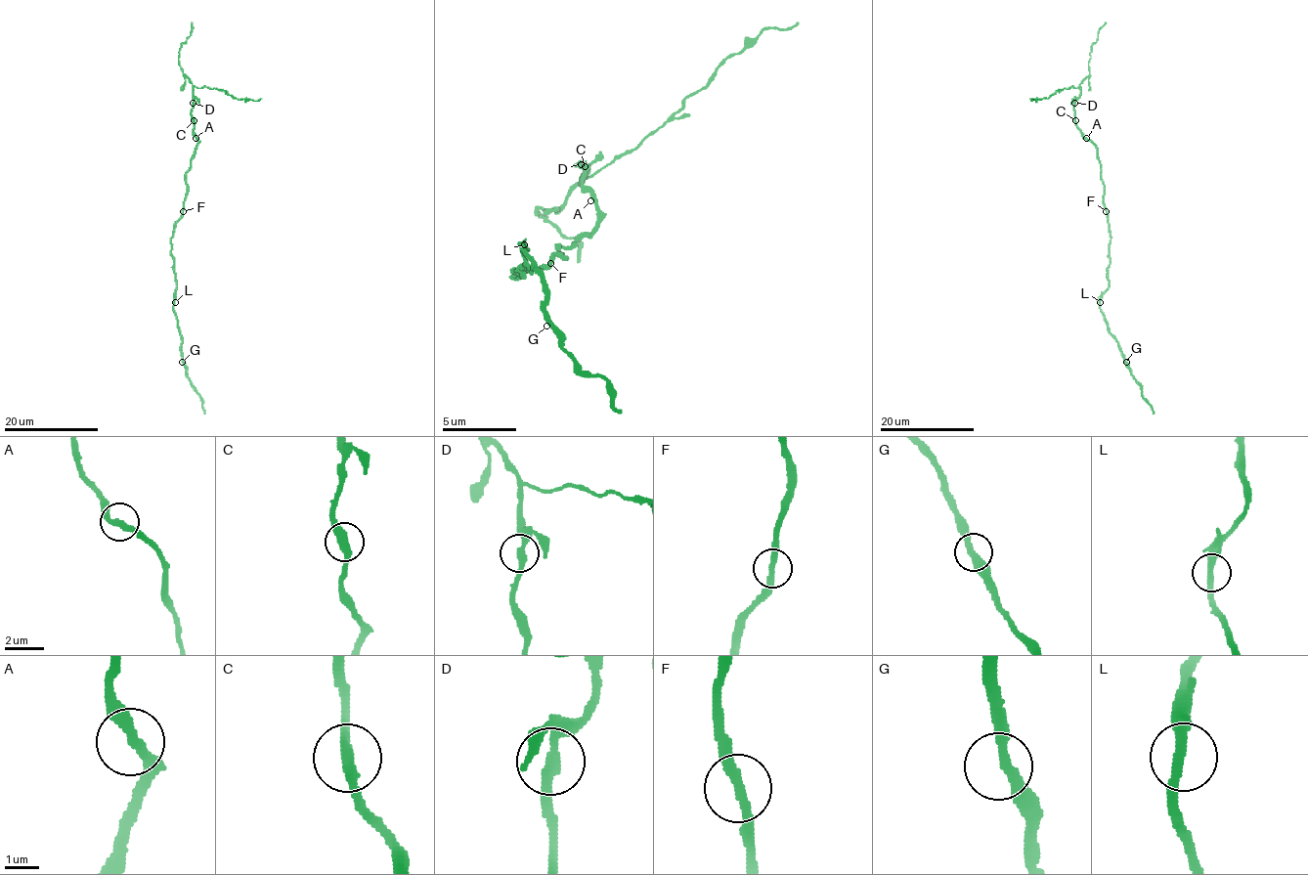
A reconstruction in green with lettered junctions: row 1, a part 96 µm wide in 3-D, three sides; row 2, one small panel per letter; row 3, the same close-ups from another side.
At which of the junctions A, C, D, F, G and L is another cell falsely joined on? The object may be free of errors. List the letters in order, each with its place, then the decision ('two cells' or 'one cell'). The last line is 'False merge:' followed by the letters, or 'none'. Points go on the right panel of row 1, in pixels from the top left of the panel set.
A: (1086, 138) | one cell
C: (1075, 120) | one cell
D: (1074, 103) | two cells
F: (1106, 211) | one cell
G: (1126, 362) | one cell
L: (1100, 302) | one cell
False merge: D

